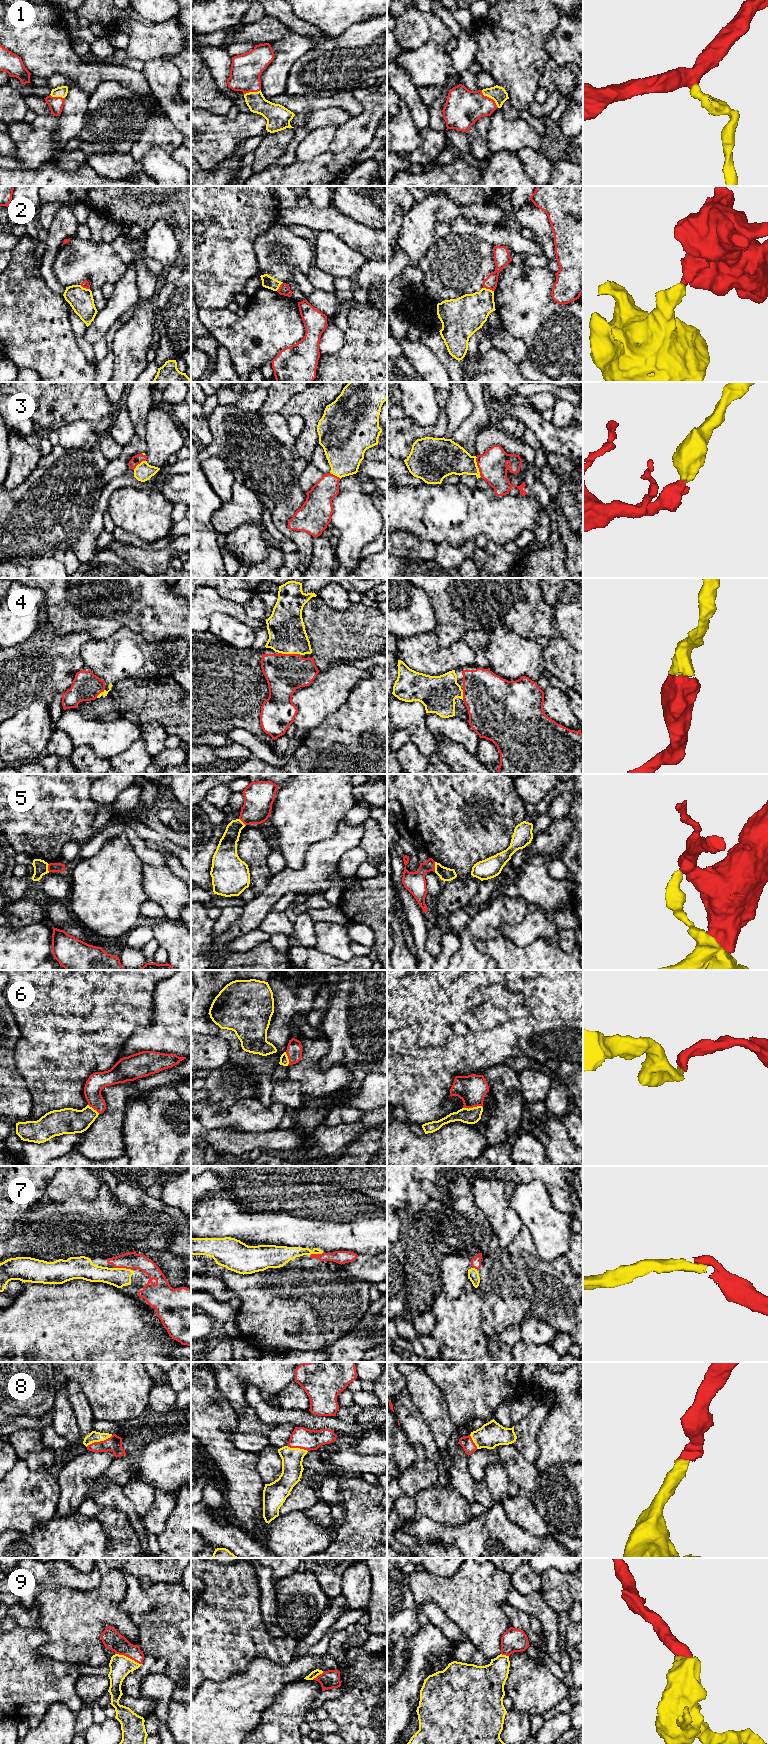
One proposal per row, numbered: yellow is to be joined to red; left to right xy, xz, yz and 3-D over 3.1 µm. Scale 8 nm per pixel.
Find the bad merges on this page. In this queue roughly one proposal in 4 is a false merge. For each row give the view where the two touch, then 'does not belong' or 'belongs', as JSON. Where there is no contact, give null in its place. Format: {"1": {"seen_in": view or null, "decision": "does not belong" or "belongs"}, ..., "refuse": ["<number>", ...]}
{"1": {"seen_in": "yz", "decision": "belongs"}, "2": {"seen_in": "yz", "decision": "does not belong"}, "3": {"seen_in": "yz", "decision": "belongs"}, "4": {"seen_in": "xz", "decision": "belongs"}, "5": {"seen_in": "yz", "decision": "does not belong"}, "6": {"seen_in": "yz", "decision": "belongs"}, "7": {"seen_in": "xy", "decision": "belongs"}, "8": {"seen_in": "xy", "decision": "belongs"}, "9": {"seen_in": "xy", "decision": "belongs"}, "refuse": ["2", "5"]}

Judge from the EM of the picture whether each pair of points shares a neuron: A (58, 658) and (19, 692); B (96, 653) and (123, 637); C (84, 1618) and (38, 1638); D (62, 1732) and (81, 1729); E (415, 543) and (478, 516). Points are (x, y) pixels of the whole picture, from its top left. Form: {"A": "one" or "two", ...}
{"A": "one", "B": "one", "C": "two", "D": "two", "E": "two"}

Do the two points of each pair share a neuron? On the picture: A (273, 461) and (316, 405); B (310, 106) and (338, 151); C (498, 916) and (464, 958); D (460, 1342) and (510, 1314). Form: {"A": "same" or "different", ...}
{"A": "different", "B": "different", "C": "same", "D": "different"}

